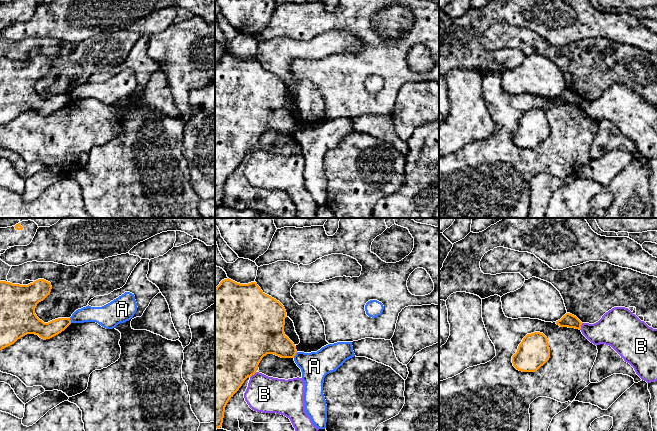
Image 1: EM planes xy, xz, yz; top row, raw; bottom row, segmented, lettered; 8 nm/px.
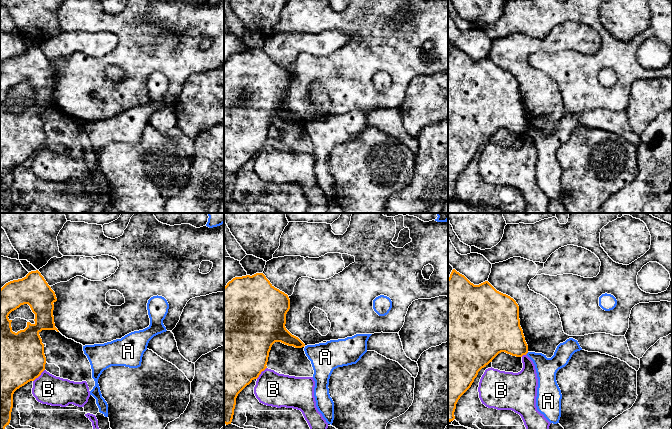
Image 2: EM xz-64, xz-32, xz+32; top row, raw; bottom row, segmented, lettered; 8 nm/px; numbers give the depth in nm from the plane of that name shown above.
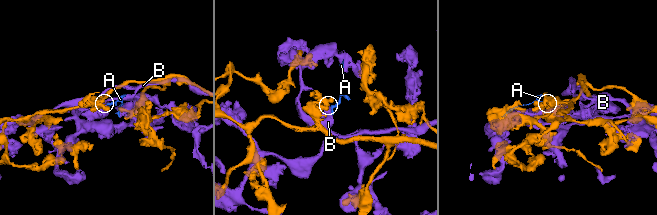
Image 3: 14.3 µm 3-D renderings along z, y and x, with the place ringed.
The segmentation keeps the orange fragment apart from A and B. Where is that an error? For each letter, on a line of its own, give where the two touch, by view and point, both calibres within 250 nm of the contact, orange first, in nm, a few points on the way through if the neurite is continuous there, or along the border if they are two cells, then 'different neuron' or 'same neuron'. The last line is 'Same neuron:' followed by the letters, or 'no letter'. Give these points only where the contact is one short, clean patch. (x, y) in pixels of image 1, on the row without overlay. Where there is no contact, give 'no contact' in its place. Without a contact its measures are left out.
A: xz (295, 130) | 260/220 nm | along xz (297, 128), (293, 133) | different neuron
B: yz (580, 102) | 110/240 nm | different neuron
Same neuron: no letter

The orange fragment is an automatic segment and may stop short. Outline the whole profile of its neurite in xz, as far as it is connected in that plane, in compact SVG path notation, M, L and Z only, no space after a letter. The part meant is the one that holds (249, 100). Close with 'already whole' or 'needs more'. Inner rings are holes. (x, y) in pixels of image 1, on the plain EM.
M227 54L215 64L215 204L222 202L228 177L244 157L256 149L264 132L274 130L281 134L294 134L296 131L296 122L284 109L285 94L284 82L265 70L256 58L240 60Z | already whole

